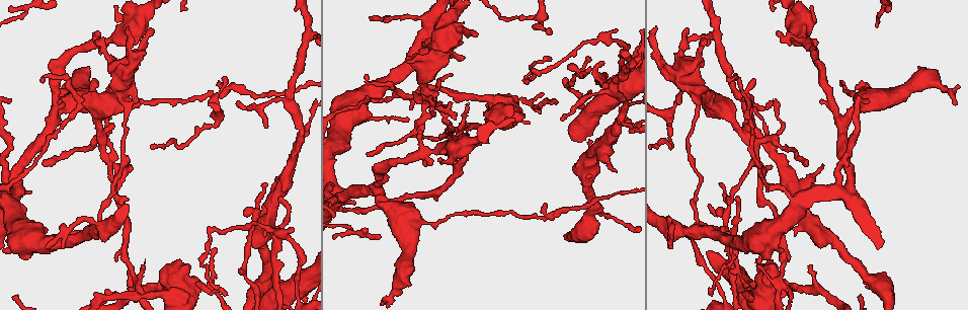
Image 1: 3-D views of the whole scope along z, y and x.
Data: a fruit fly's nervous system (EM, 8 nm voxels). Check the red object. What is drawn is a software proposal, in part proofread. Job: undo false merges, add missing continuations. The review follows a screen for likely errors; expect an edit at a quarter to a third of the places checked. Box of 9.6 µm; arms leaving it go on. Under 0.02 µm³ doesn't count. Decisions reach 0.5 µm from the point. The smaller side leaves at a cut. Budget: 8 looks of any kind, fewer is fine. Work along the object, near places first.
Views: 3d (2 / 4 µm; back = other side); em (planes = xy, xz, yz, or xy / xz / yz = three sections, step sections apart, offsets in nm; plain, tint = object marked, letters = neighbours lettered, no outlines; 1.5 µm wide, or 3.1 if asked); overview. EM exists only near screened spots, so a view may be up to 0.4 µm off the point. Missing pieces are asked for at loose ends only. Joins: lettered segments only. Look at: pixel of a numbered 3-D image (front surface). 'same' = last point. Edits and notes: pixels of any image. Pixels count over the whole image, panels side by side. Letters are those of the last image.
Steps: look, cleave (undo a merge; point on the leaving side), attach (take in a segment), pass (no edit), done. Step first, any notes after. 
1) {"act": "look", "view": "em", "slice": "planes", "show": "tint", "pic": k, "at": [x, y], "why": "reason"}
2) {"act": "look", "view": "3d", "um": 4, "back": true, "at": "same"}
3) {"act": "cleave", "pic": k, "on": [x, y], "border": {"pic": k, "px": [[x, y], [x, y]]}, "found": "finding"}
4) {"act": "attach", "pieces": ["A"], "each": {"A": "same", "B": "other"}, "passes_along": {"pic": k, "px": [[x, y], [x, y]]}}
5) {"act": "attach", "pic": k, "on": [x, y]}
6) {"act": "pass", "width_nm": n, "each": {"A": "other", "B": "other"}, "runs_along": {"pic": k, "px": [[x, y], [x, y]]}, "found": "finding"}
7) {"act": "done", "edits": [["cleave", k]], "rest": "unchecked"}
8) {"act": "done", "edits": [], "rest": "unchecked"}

{"act": "look", "view": "em", "slice": "planes", "show": "letters", "pic": 1, "at": [183, 9], "why": "tapers out"}

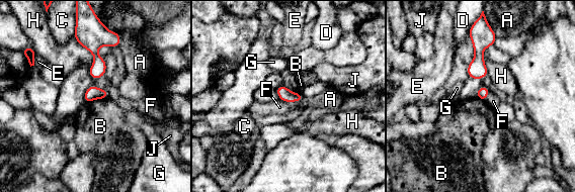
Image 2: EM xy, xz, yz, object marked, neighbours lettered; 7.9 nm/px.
{"act": "pass", "longest_contact_nm": ["H", 300], "each": {"A": "other", "B": "other", "C": "other", "D": "other", "E": "other", "F": "other", "G": "other", "H": "other", "J": "other"}, "found": "no lettered segment goes on from it"}

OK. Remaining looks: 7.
{"act": "look", "view": "3d", "um": 2, "pic": 1, "at": [151, 29], "why": "branch stops here"}

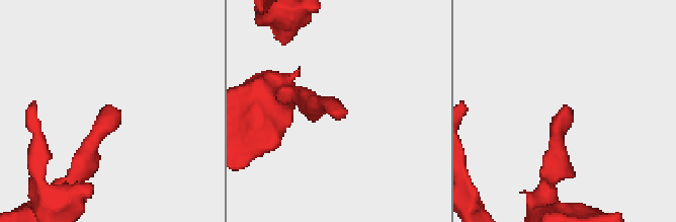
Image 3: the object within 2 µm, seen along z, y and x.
{"act": "look", "view": "em", "slice": "xz", "step": 8, "show": "plain", "pic": 3, "at": [344, 116]}

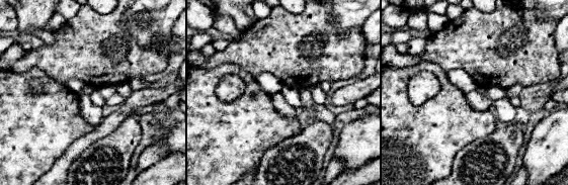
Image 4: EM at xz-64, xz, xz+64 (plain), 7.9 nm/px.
{"act": "look", "view": "em", "slice": "xz", "step": 8, "show": "letters", "at": "same"}

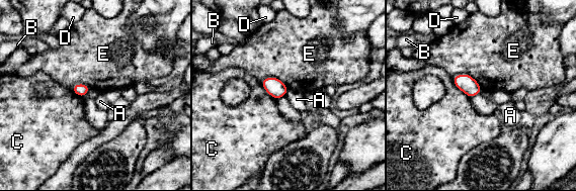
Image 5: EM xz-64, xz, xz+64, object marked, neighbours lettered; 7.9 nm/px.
{"act": "pass", "each": {"A": "other", "B": "other", "C": "other", "D": "other", "E": "other"}, "border": {"pic": 5, "px": [[289, 89], [284, 95]]}, "found": "no lettered segment goes on from it"}

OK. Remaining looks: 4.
{"act": "look", "view": "em", "slice": "planes", "show": "letters", "pic": 1, "at": [408, 122], "why": "thin end"}

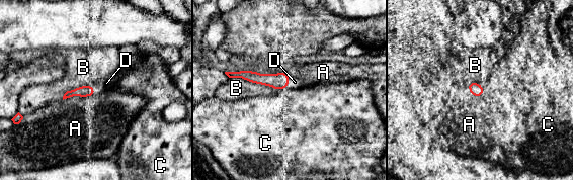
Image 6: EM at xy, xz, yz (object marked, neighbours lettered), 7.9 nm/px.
{"act": "attach", "pieces": ["D"], "width_nm": 100, "each": {"A": "other", "B": "other", "C": "other", "D": "same"}, "found": "it goes on there"}

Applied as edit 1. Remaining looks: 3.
{"act": "done", "edits": [["attach", 6]], "rest": "unchecked"}

